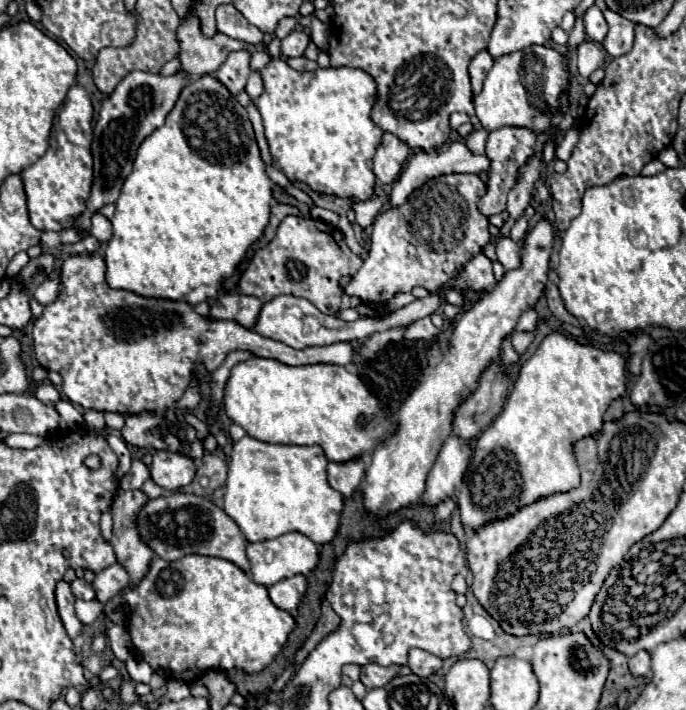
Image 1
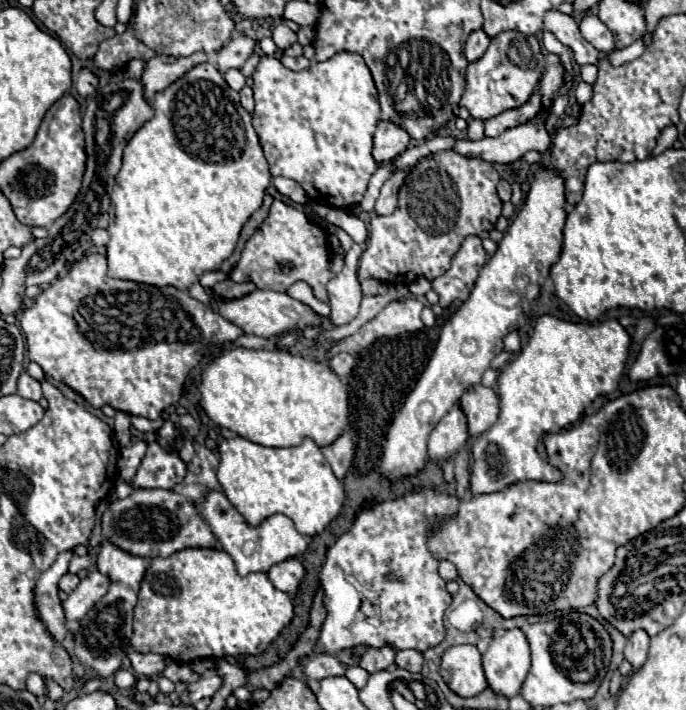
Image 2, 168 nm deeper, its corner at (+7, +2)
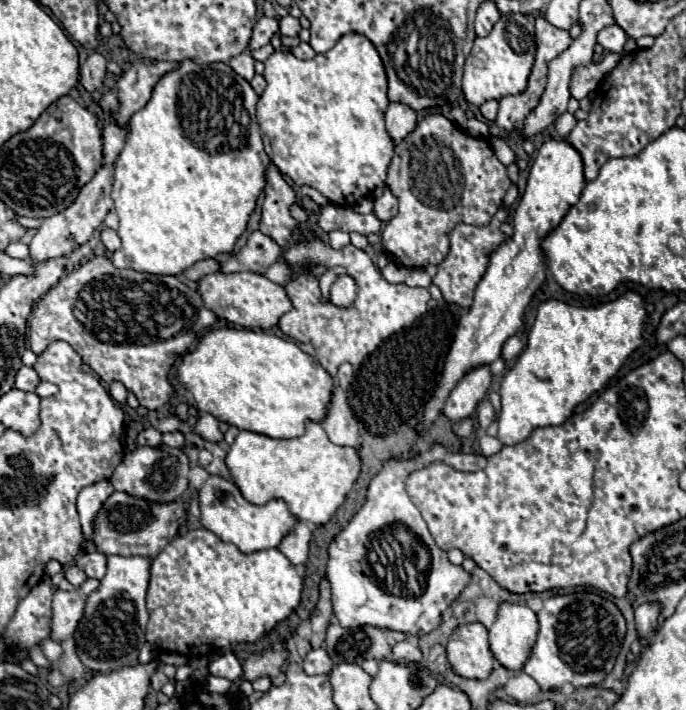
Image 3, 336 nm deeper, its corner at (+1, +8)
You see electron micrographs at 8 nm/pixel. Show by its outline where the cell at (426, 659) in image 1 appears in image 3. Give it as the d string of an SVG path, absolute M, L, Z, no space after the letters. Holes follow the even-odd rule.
M404 640L404 642L398 642L392 650L394 654L394 662L398 664L414 664L418 660L422 660L422 652L416 644L412 644L410 640Z

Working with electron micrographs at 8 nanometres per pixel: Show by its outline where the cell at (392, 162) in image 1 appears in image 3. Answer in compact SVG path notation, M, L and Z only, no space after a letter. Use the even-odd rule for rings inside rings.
M390 104L386 110L386 130L394 144L400 144L418 122L418 114L404 104Z

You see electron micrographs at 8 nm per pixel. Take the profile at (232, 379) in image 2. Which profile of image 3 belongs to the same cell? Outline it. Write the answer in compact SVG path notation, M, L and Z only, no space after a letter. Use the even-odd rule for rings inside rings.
M236 328L208 332L196 350L182 358L178 380L194 394L200 412L270 438L298 438L306 432L306 420L322 422L334 392L332 376L294 342Z

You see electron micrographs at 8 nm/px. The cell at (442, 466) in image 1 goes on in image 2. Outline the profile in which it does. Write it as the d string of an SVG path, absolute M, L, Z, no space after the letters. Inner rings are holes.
M456 402L454 408L434 426L430 440L428 440L428 458L430 460L444 460L452 458L468 440L468 426L466 416Z

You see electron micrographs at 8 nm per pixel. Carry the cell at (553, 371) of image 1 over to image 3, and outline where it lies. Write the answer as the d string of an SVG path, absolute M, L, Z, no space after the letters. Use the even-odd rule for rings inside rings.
M628 292L618 300L606 302L598 308L576 308L560 300L542 302L538 306L536 322L528 334L526 350L518 356L510 372L504 374L504 380L500 384L502 410L498 416L498 440L504 446L514 446L530 438L534 428L566 422L574 408L588 400L594 392L604 388L618 374L626 358L642 345L642 331L646 318L642 298L634 292Z

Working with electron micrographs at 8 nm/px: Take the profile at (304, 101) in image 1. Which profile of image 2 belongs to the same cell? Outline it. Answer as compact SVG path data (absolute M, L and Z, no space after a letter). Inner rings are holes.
M338 52L330 60L312 62L310 68L294 72L284 68L278 58L262 56L252 78L256 100L252 118L260 146L270 164L270 174L296 180L310 200L330 208L360 204L370 176L378 170L378 162L372 158L372 136L380 120L378 92L364 58L354 52Z

